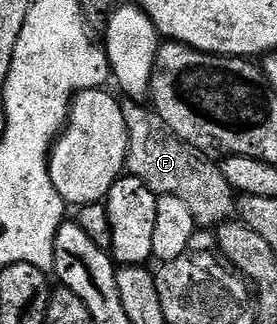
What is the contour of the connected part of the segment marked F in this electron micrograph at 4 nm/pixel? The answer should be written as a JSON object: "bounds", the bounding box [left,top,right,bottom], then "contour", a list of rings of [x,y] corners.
{"bounds":[123,100,238,228],"contour":[[[136,100],[123,103],[128,129],[127,173],[142,180],[158,196],[174,196],[190,208],[197,227],[215,228],[237,213],[238,198],[226,184],[219,165],[209,155],[200,154],[182,141],[147,105]]]}

